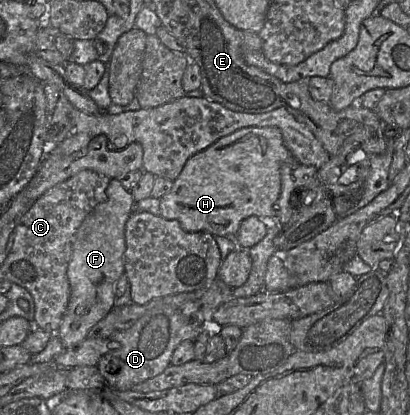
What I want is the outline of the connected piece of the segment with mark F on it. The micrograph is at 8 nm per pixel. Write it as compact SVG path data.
M110 180L106 200L85 218L73 237L72 256L67 268L70 298L61 325L54 334L61 339L65 349L82 342L90 329L114 308L114 286L124 275L125 225L135 204L130 191L118 180Z

